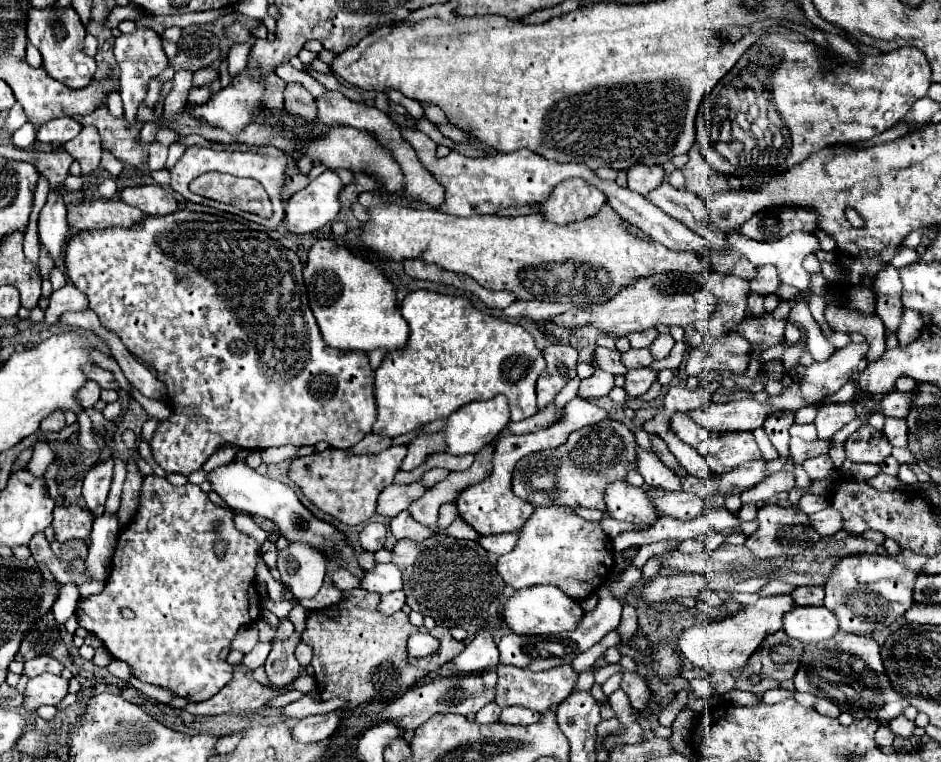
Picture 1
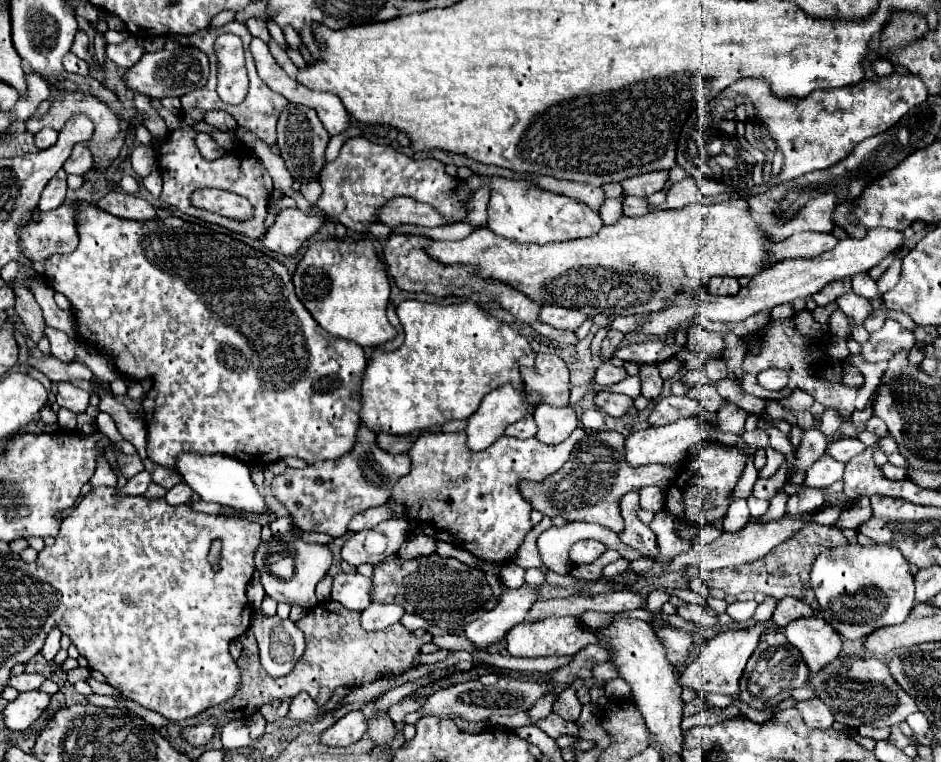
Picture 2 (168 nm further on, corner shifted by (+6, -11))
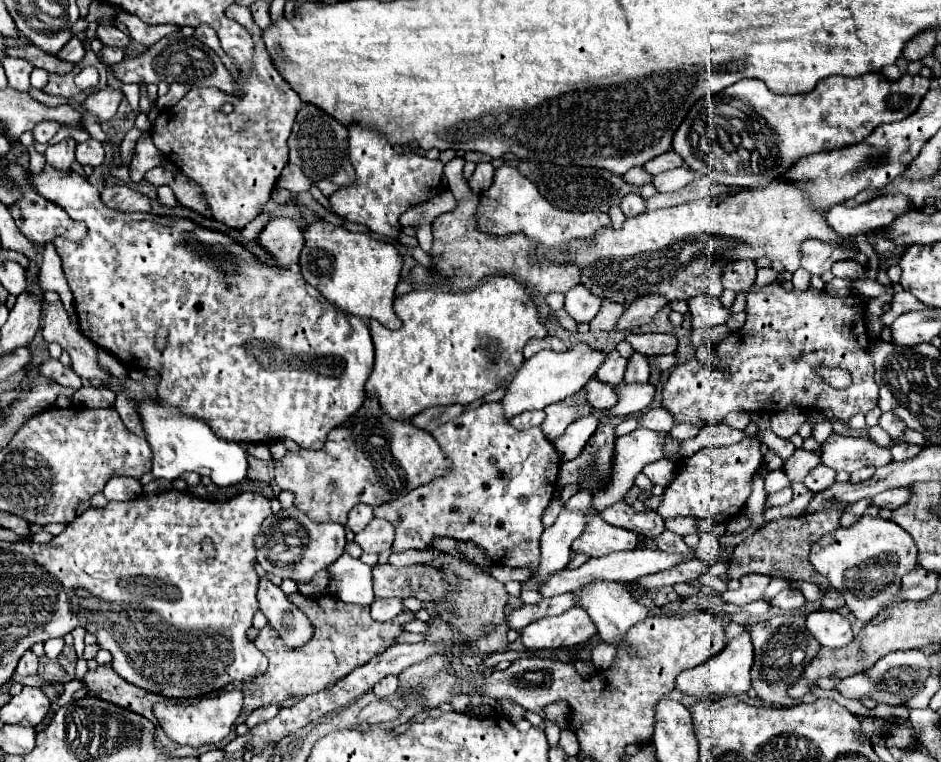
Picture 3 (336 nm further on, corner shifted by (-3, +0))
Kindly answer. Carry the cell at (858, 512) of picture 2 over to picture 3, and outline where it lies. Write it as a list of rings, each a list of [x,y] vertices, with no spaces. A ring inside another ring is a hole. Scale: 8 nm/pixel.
[[[889,489],[889,491],[873,497],[871,505],[879,507],[879,509],[897,509],[899,505],[907,503],[909,499],[911,499],[911,489]]]

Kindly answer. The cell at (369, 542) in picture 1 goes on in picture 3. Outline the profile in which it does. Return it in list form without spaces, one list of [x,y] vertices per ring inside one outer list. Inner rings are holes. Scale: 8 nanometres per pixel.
[[[373,519],[361,533],[355,535],[355,543],[365,553],[389,551],[395,539],[395,527],[387,519]]]

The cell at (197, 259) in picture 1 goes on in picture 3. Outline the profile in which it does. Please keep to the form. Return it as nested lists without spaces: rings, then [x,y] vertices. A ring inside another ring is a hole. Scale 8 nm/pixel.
[[[45,165],[45,169],[39,175],[35,175],[35,189],[39,195],[61,205],[69,213],[71,219],[83,221],[87,225],[87,237],[79,243],[71,243],[71,241],[63,241],[63,239],[53,241],[55,251],[59,253],[61,263],[63,263],[63,273],[73,291],[79,329],[97,347],[113,353],[129,371],[157,369],[161,375],[161,383],[157,385],[157,403],[159,405],[179,409],[183,415],[205,421],[217,437],[227,439],[227,441],[251,443],[251,445],[257,445],[257,443],[271,445],[281,439],[293,439],[303,449],[323,449],[327,435],[333,429],[341,427],[363,405],[363,401],[365,401],[363,385],[373,369],[373,341],[369,335],[369,327],[367,327],[367,323],[359,321],[359,317],[349,315],[349,319],[347,319],[347,315],[343,311],[335,309],[317,291],[313,291],[313,287],[303,281],[303,275],[299,271],[269,267],[267,263],[257,259],[249,249],[245,249],[241,243],[233,241],[229,235],[201,227],[187,217],[165,217],[165,215],[155,215],[155,213],[119,213],[117,209],[111,209],[101,201],[97,187],[93,187],[85,177],[81,177],[73,171],[67,173],[67,177],[59,177],[59,173],[55,173],[55,169]],[[159,329],[169,331],[167,345],[163,351],[157,349],[157,345],[155,345]],[[271,347],[281,349],[283,357],[271,357]]]

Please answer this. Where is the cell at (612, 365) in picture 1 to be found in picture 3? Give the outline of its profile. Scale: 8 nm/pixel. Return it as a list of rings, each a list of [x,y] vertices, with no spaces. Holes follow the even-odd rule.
[[[643,297],[635,305],[627,307],[627,311],[617,321],[617,329],[619,331],[631,331],[635,327],[641,327],[641,325],[649,323],[653,319],[653,315],[665,305],[667,303],[663,301],[663,297]]]

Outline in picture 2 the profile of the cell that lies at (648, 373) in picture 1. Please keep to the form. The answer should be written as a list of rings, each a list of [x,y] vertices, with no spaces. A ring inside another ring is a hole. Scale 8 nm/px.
[[[596,392],[594,394],[594,404],[598,406],[598,410],[602,410],[602,412],[614,416],[614,418],[624,416],[626,410],[630,406],[634,406],[632,402],[634,400],[626,394],[614,394],[614,392]]]

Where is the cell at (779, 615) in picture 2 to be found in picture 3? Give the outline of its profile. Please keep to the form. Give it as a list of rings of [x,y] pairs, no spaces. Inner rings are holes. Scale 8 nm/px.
[[[787,589],[787,591],[781,591],[779,595],[775,595],[771,599],[771,605],[773,607],[779,607],[779,609],[799,609],[805,605],[805,597],[799,593],[799,591],[793,591],[793,589]]]

